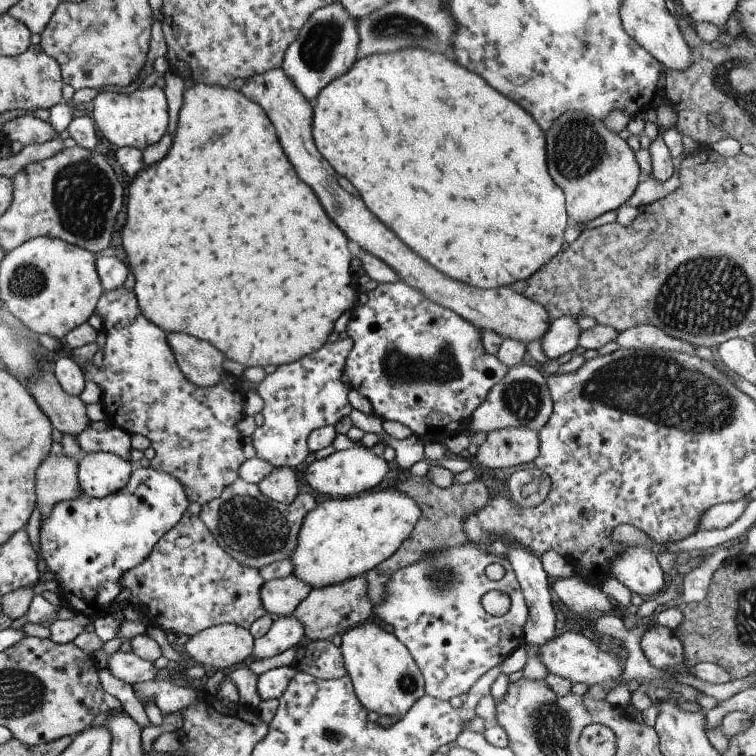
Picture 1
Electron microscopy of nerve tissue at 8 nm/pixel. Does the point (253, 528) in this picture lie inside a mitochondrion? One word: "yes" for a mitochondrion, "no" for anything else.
yes

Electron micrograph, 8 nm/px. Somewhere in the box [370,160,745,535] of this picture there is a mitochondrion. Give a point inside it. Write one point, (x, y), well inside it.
(662, 389)

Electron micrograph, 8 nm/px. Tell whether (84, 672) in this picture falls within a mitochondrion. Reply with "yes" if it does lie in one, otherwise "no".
no

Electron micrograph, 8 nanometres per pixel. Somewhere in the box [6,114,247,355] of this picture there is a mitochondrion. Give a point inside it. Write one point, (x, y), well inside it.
(84, 197)

